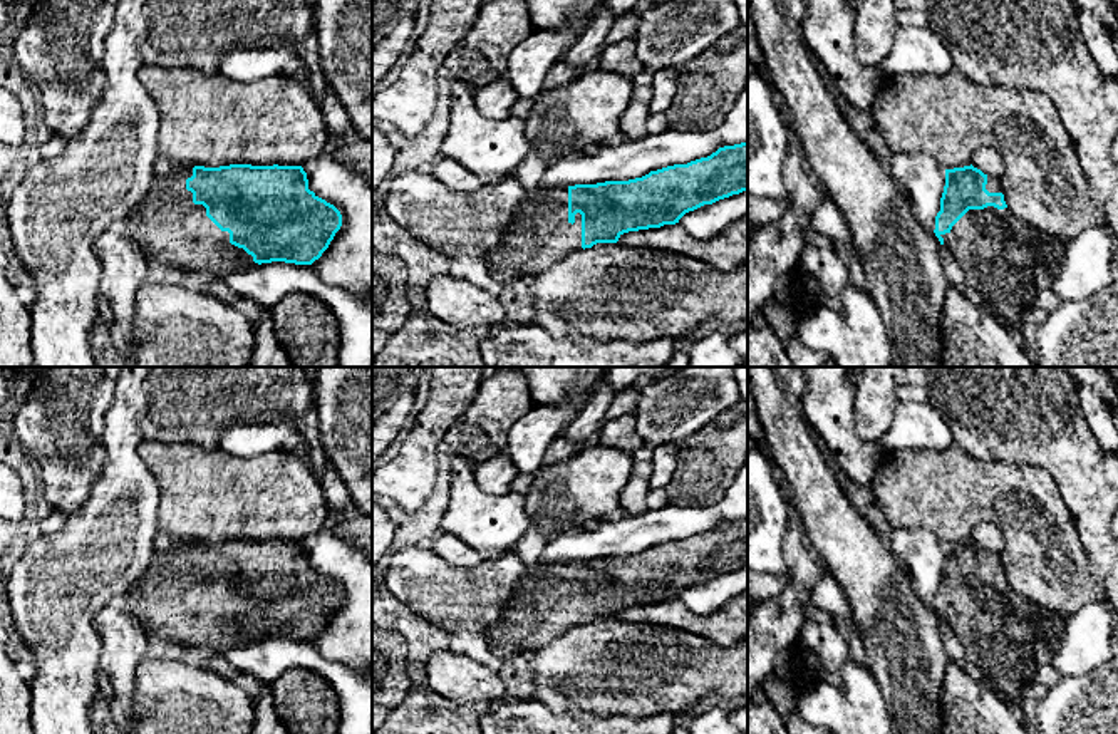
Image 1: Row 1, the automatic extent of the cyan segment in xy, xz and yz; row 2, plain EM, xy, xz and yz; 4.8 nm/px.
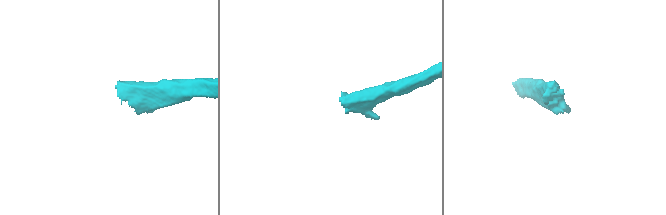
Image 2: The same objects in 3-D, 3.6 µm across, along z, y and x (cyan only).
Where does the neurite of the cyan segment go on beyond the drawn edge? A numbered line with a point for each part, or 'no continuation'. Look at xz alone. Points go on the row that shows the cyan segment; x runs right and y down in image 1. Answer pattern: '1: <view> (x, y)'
1: xz (540, 235)

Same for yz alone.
1: yz (1006, 262)

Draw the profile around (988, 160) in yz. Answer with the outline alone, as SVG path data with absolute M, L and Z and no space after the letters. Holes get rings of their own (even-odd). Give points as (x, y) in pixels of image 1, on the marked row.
M981 146L972 154L972 166L992 178L1002 178L1004 161L1002 156L991 146Z

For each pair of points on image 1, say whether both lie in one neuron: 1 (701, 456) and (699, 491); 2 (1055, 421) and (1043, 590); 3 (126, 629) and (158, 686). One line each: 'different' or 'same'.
1: same
2: different
3: different

